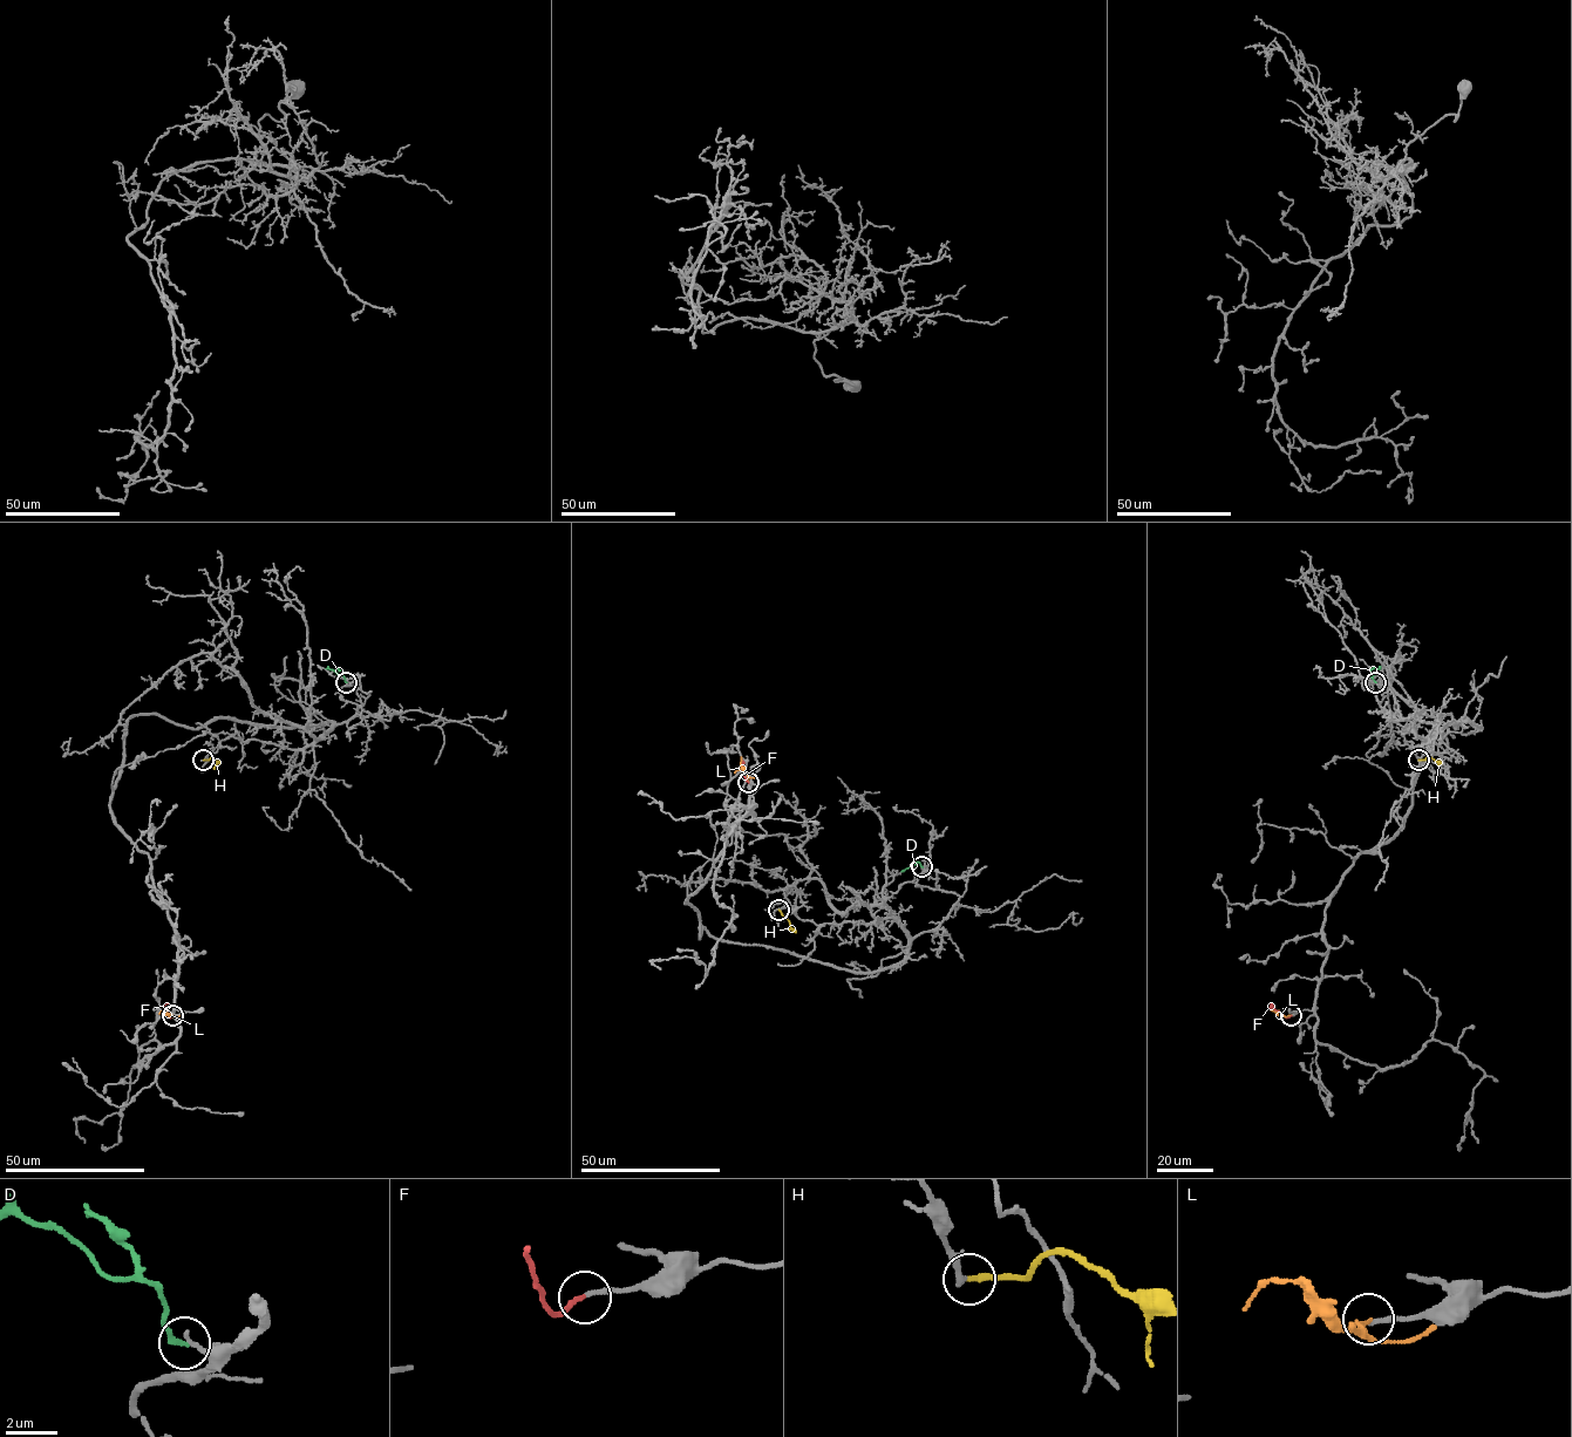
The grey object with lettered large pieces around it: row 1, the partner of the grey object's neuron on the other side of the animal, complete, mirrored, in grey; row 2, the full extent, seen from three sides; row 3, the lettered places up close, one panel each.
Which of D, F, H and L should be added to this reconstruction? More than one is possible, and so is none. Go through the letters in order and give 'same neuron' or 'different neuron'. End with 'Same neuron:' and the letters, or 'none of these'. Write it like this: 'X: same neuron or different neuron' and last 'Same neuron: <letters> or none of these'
D: different neuron
F: same neuron
H: different neuron
L: different neuron
Same neuron: F

